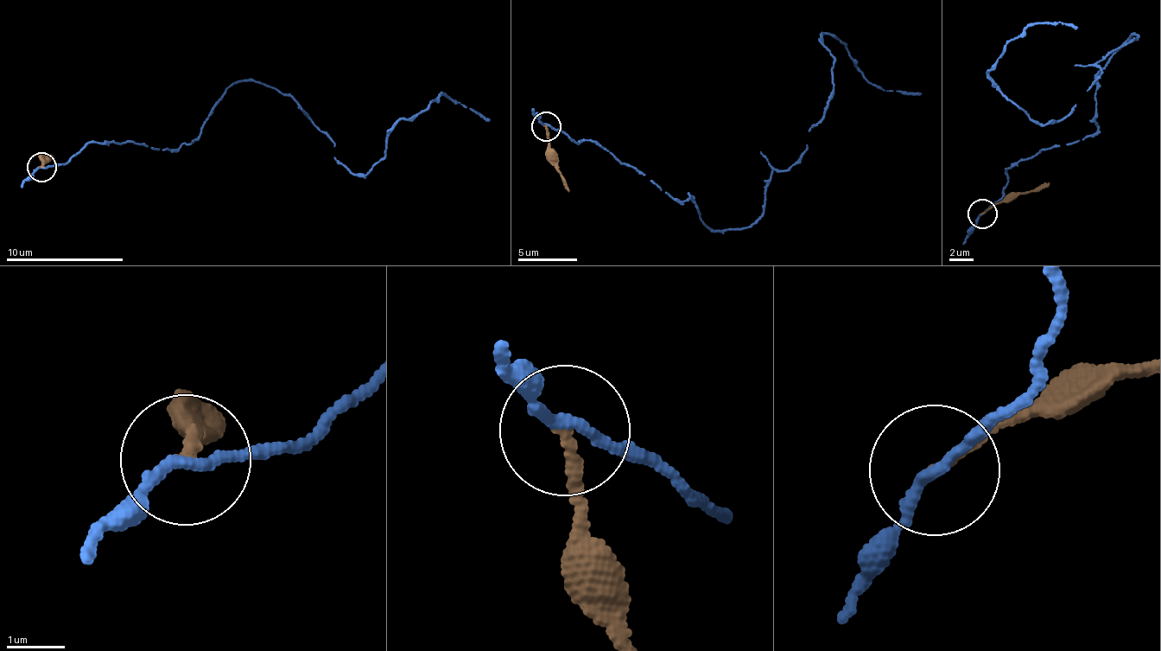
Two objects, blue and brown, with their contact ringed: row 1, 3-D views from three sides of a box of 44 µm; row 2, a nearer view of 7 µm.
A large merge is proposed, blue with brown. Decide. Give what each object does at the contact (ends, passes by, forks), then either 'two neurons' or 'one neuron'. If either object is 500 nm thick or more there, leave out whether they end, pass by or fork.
blue passes by; brown ends; two neurons

